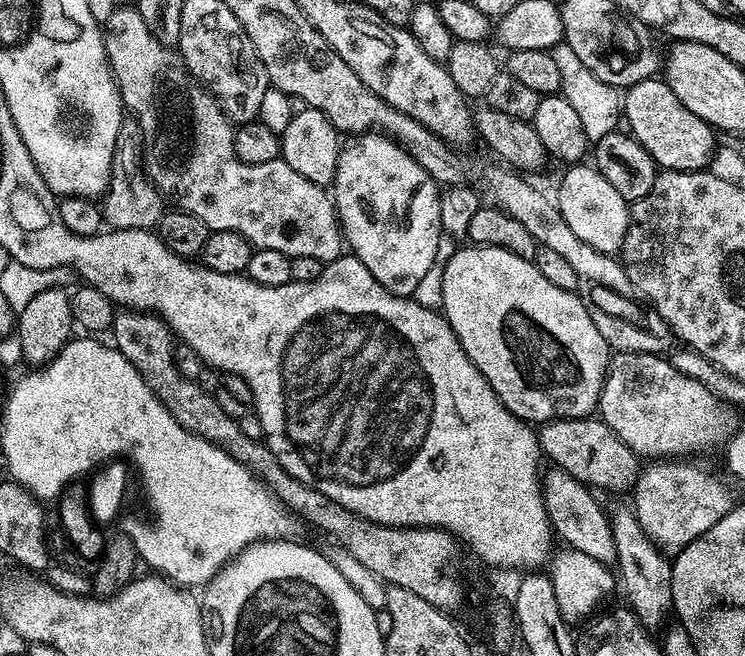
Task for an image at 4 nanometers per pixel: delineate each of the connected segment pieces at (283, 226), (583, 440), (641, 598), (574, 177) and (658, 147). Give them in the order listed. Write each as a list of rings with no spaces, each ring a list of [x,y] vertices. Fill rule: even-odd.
[[[128,6],[110,13],[108,28],[104,37],[108,64],[120,88],[125,109],[140,115],[140,132],[144,135],[143,167],[161,197],[172,199],[179,211],[202,218],[211,231],[234,230],[242,234],[251,242],[253,249],[278,250],[287,256],[301,255],[323,262],[339,258],[342,254],[340,222],[336,219],[335,203],[325,189],[310,182],[310,178],[302,178],[298,170],[290,170],[283,158],[261,164],[244,164],[237,160],[230,151],[233,129],[225,123],[225,114],[215,96],[189,74],[179,51],[158,42],[150,34],[146,22],[142,22],[142,14],[135,7]]]
[[[581,418],[579,420],[554,419],[547,421],[539,429],[540,449],[545,457],[553,460],[555,467],[572,475],[578,482],[593,489],[602,487],[611,494],[631,493],[635,489],[642,471],[641,457],[610,430],[610,426],[599,418]]]
[[[622,512],[612,520],[616,550],[616,568],[620,570],[618,584],[624,587],[627,607],[646,630],[653,630],[672,612],[671,561],[646,538],[645,531],[631,512]]]
[[[581,162],[565,171],[568,173],[560,180],[560,189],[554,193],[554,203],[560,209],[566,225],[574,230],[582,242],[588,243],[596,251],[619,253],[628,225],[629,201],[624,200],[622,194],[618,194],[618,190],[606,182],[606,178],[602,178],[595,166],[588,165],[587,168],[586,165]]]
[[[660,78],[643,80],[627,89],[622,96],[622,116],[626,121],[627,131],[651,154],[652,161],[670,172],[698,172],[707,169],[713,152],[718,147],[718,136],[713,128],[702,118],[698,118],[698,114],[686,110],[686,106],[678,102],[678,94],[674,94],[674,90],[670,90],[670,86]]]

